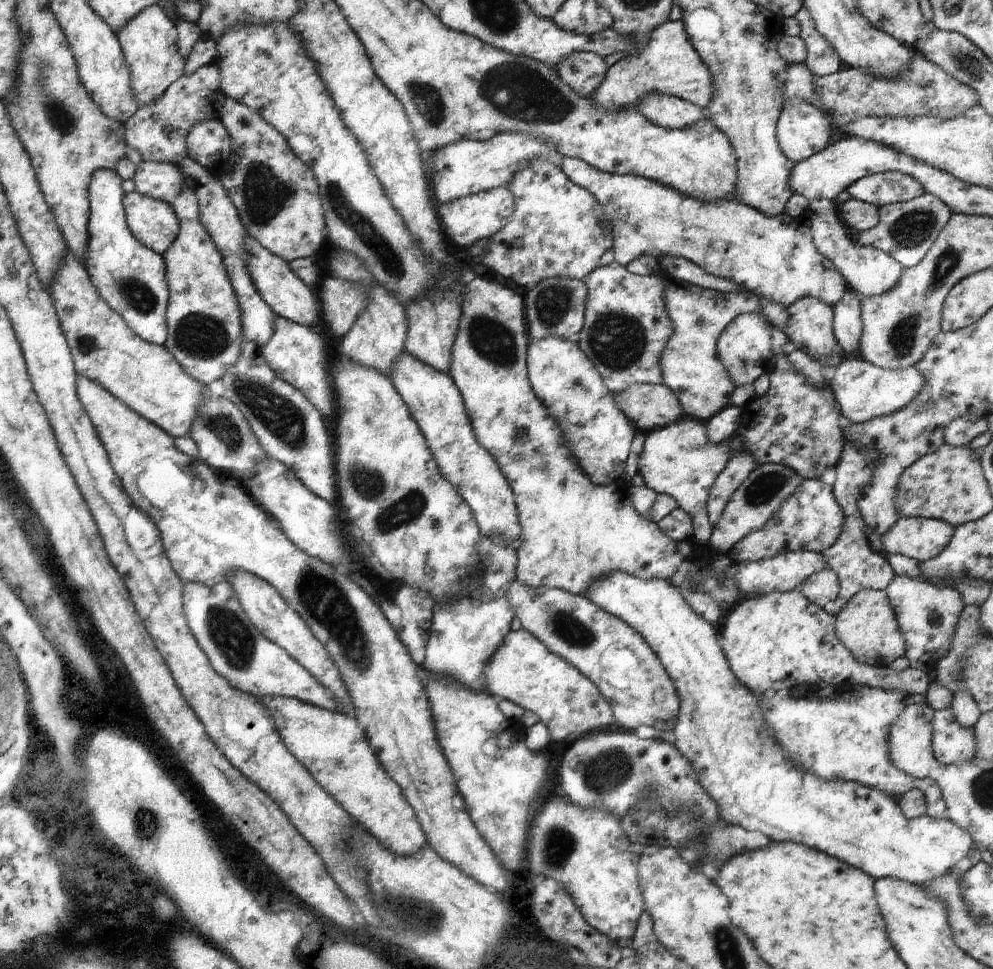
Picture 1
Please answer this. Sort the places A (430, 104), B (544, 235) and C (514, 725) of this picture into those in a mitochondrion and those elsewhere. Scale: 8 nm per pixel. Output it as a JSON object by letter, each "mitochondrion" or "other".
{"A":"mitochondrion","B":"other","C":"other"}

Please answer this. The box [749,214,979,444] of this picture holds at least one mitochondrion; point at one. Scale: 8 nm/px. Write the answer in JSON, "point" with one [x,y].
{"point":[946,263]}

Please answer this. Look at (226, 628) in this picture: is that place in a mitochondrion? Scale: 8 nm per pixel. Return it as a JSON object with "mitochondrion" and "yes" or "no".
{"mitochondrion":"yes"}

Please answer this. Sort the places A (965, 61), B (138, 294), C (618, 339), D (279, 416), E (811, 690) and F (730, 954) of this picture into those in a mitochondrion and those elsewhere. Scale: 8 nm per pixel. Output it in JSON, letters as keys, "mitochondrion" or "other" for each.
{"A":"mitochondrion","B":"mitochondrion","C":"mitochondrion","D":"mitochondrion","E":"other","F":"mitochondrion"}

